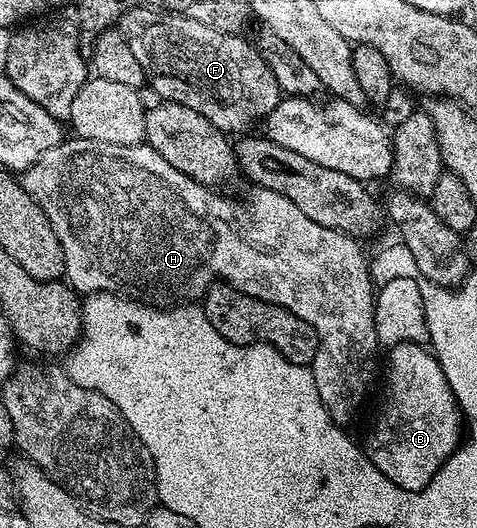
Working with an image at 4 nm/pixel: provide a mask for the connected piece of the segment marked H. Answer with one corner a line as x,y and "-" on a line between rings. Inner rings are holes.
71,136
53,148
49,148
49,152
45,152
30,168
22,171
21,181
25,192
29,192
29,196
33,196
33,200
37,200
37,204
45,212
57,240
61,240
61,248
65,252
65,264
67,265
66,281
71,289
80,295
126,292
131,296
141,296
144,303
163,308
169,303
185,304
198,301
202,299
208,287
217,281
225,281
227,285
237,288
243,294
267,303
271,301
271,286
279,286
280,306
283,303
283,286
291,286
291,306
288,306
286,310
300,316
301,320
310,324
320,338
318,352
315,353
314,363
310,367
314,383
317,384
317,396
321,397
321,404
325,404
329,416
333,416
336,424
348,424
347,422
354,420
355,413
358,412
359,405
362,404
363,397
366,396
367,389
370,388
371,381
375,378
375,357
378,356
380,350
375,318
375,284
371,282
369,268
358,239
351,237
350,234
341,233
340,230
325,228
324,225
317,224
315,220
310,220
297,204
286,199
279,192
273,192
272,189
256,187
252,189
253,192
248,200
232,201
219,194
220,191
201,185
192,177
185,176
173,164
169,164
165,156
161,156
152,146
146,144
122,146
112,142
98,142

